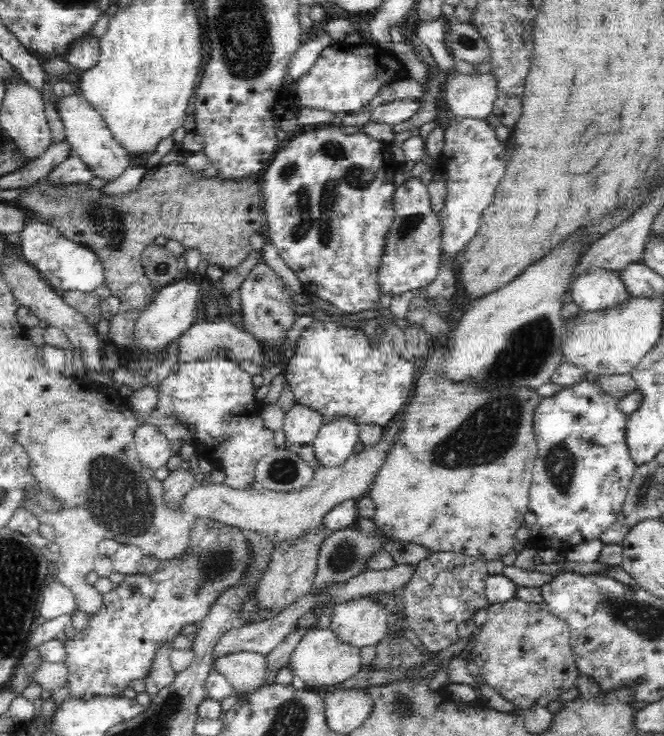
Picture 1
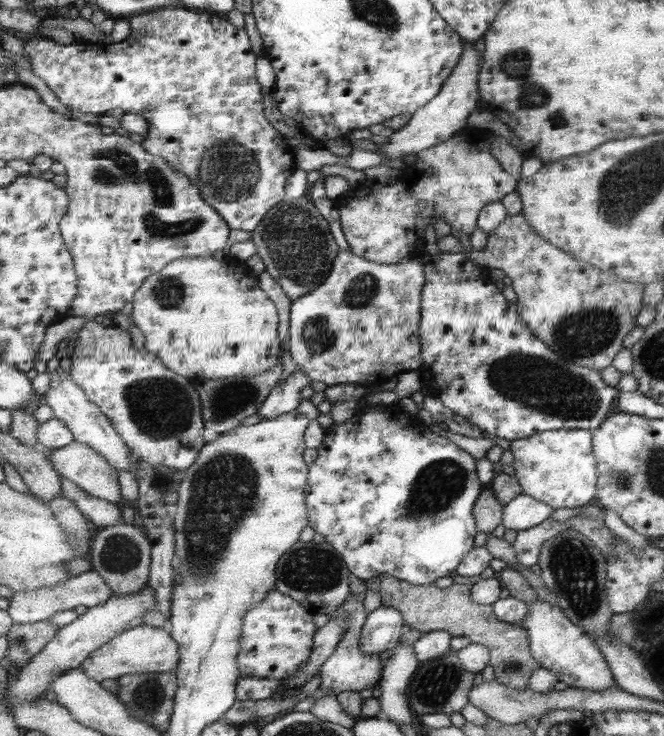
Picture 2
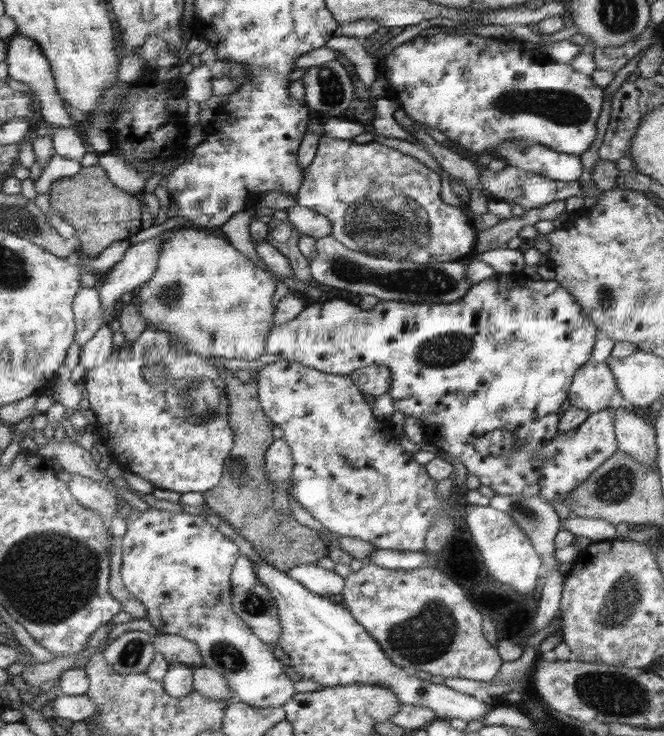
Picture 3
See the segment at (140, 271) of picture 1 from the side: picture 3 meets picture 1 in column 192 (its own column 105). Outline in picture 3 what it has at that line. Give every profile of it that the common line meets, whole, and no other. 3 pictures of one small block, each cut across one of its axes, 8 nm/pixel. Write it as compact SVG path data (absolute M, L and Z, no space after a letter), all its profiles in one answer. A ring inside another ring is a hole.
M98 164L81 167L73 176L51 182L48 204L52 212L74 228L74 236L79 240L78 252L87 258L97 258L111 243L129 239L142 229L139 226L139 202L133 195L117 188Z

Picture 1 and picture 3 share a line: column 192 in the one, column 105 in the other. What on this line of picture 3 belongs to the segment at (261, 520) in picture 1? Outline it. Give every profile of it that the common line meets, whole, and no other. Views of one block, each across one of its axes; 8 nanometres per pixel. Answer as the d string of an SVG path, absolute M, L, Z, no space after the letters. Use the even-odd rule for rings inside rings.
M79 475L70 477L69 492L72 492L72 496L81 506L97 514L117 516L117 498L113 493L105 490L103 484Z

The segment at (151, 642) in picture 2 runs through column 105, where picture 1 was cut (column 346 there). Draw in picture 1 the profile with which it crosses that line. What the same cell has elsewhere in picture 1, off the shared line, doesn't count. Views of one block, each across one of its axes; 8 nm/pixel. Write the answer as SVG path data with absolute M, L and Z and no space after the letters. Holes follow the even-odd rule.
M316 628L297 644L296 650L290 656L292 670L304 681L306 686L328 686L348 680L363 668L360 647L353 647L341 642L329 628Z

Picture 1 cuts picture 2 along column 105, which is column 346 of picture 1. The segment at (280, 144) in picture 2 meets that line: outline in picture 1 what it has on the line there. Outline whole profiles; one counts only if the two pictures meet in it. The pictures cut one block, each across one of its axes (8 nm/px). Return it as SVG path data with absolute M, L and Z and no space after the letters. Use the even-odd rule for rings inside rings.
M335 42L324 49L312 70L302 76L296 91L287 98L292 107L298 105L318 110L358 112L360 108L378 96L381 88L392 86L410 78L404 63L389 51L377 45L348 45Z

